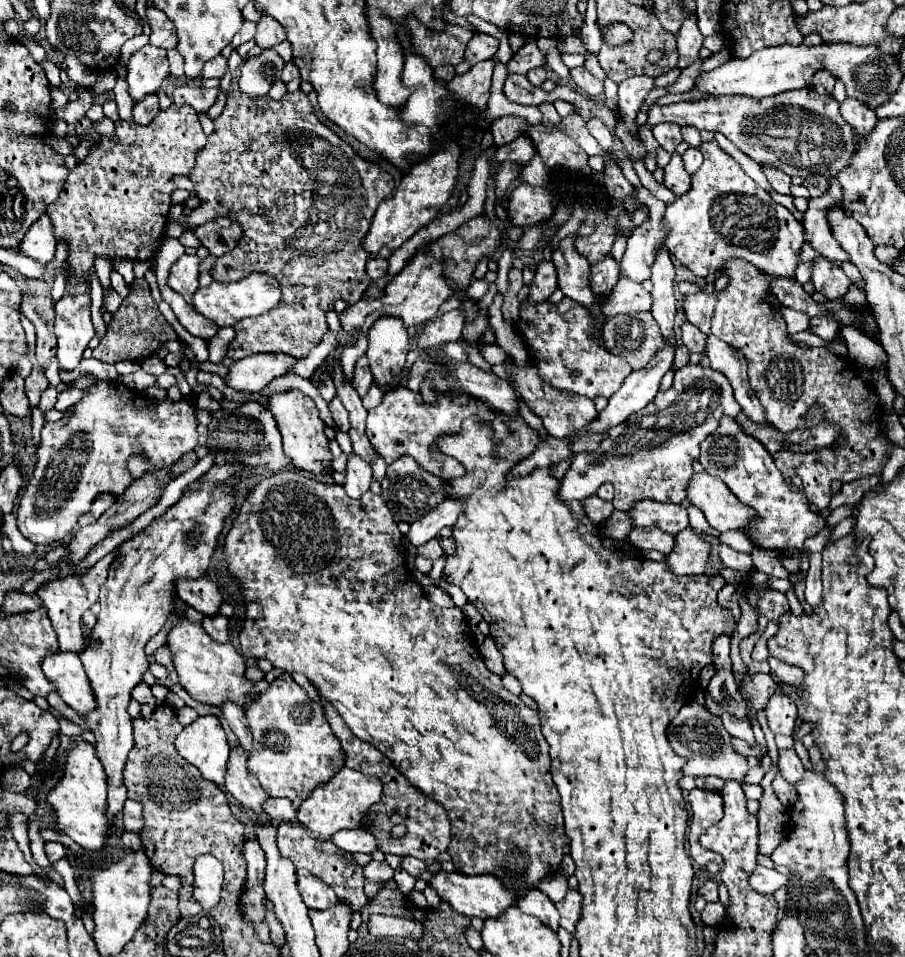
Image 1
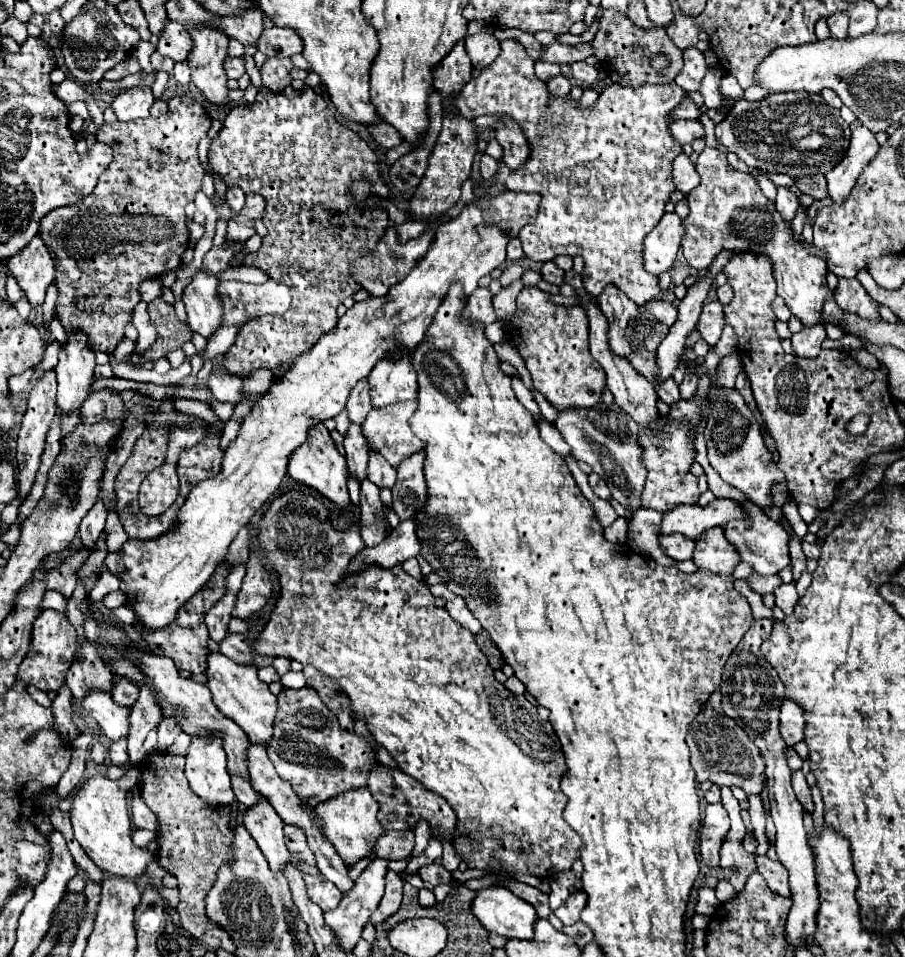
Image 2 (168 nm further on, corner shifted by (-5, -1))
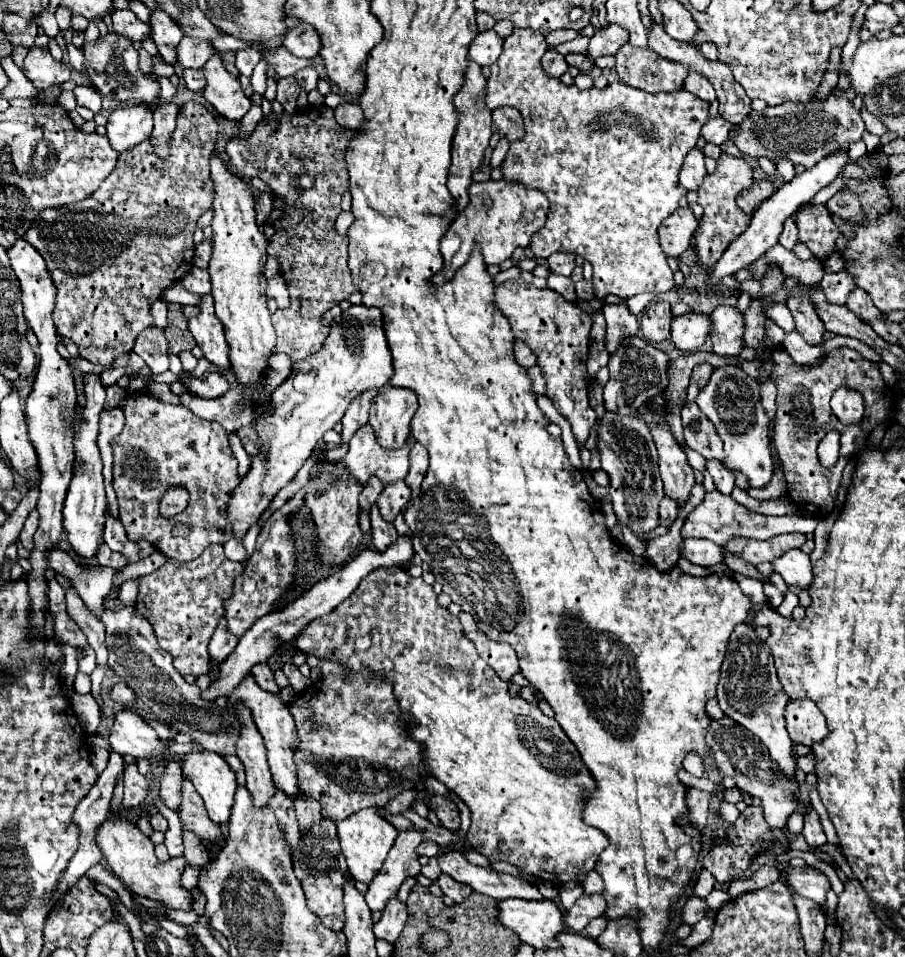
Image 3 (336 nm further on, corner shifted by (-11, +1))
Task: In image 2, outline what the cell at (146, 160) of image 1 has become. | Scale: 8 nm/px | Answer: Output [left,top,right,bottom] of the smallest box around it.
[40,95,210,351]

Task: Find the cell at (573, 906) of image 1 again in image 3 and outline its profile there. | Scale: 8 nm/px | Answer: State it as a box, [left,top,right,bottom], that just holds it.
[564,893,606,931]

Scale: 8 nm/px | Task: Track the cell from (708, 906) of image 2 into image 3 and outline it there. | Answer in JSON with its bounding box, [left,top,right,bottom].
[680,897,706,925]

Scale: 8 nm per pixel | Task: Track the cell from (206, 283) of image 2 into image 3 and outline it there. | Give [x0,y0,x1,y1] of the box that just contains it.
[190,295,228,369]

